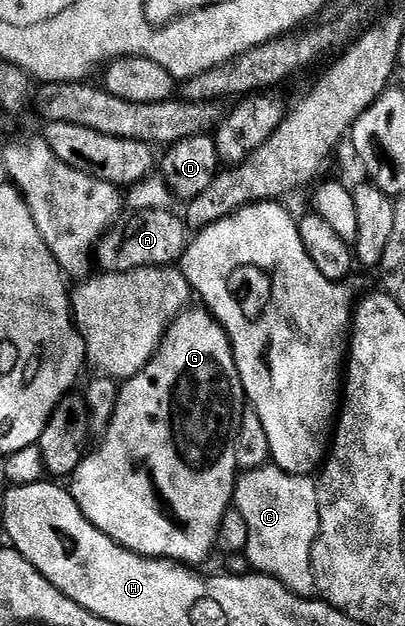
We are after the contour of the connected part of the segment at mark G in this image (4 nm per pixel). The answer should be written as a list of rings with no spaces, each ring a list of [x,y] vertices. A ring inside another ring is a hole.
[[[190,307],[182,312],[167,329],[161,345],[157,347],[157,353],[150,358],[144,370],[120,385],[113,417],[109,427],[103,433],[105,441],[102,442],[101,448],[94,447],[86,455],[85,461],[73,471],[67,484],[68,490],[87,519],[96,528],[103,530],[103,534],[107,534],[107,538],[111,538],[119,546],[140,556],[151,556],[154,560],[175,560],[178,564],[186,566],[201,566],[197,564],[203,563],[208,558],[209,551],[211,553],[214,551],[219,522],[233,504],[233,489],[237,487],[239,475],[235,462],[235,438],[239,434],[239,426],[246,407],[245,391],[243,382],[239,378],[239,370],[235,366],[233,347],[220,322],[204,307]]]

